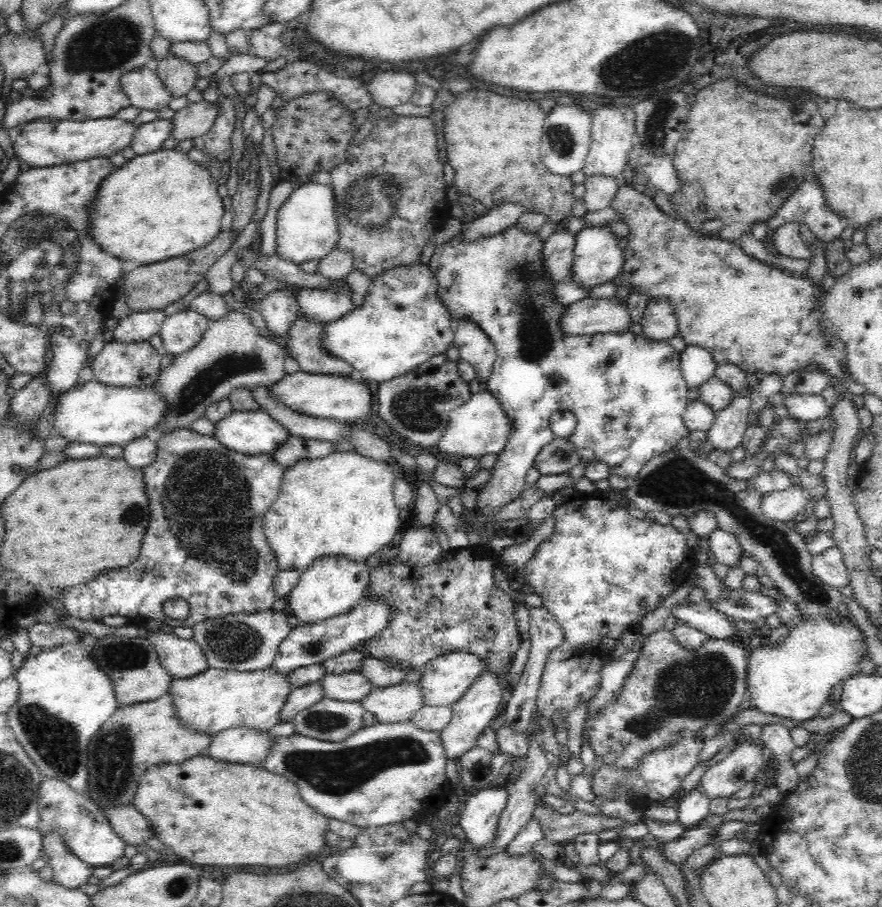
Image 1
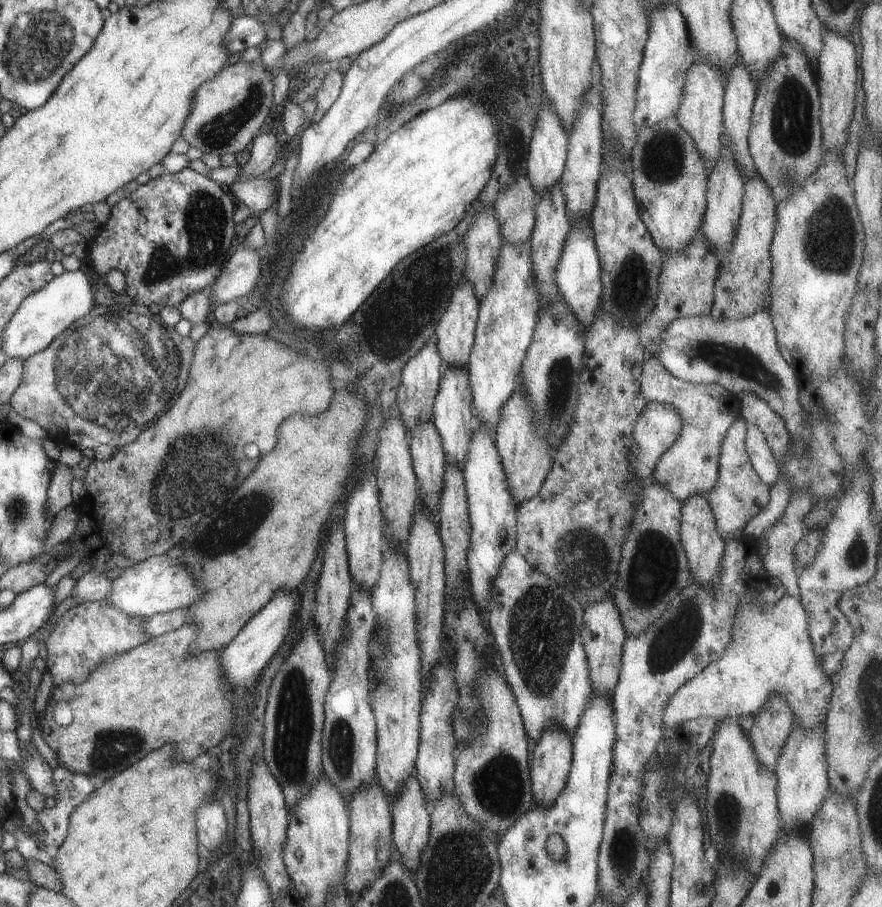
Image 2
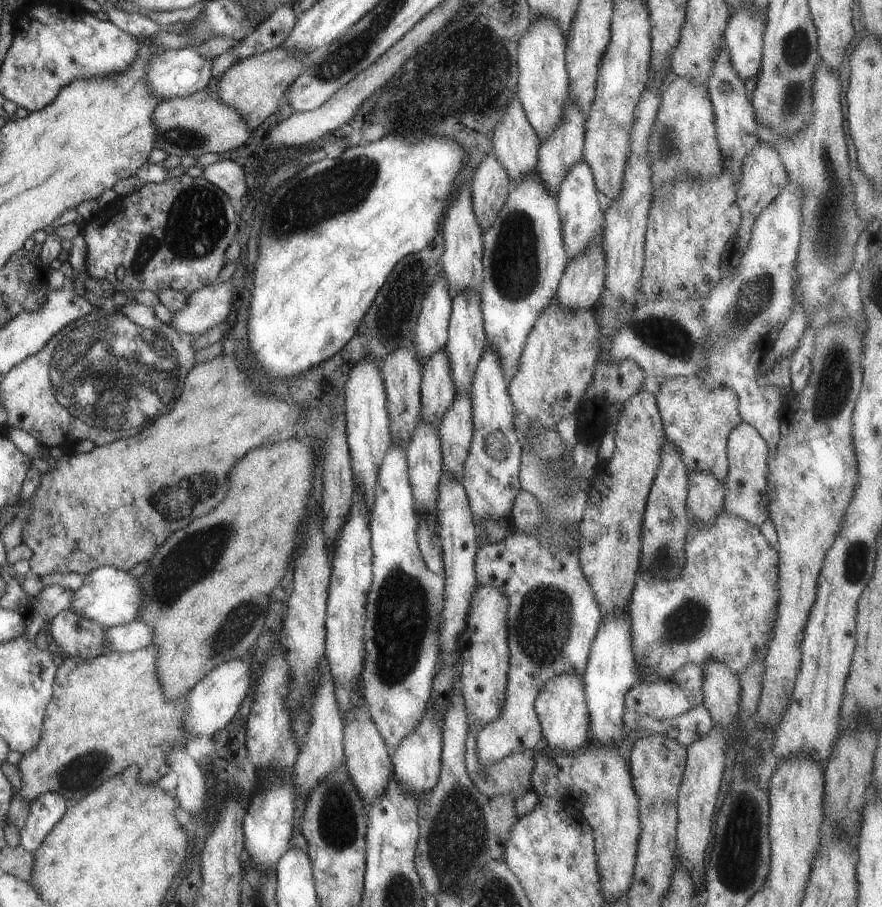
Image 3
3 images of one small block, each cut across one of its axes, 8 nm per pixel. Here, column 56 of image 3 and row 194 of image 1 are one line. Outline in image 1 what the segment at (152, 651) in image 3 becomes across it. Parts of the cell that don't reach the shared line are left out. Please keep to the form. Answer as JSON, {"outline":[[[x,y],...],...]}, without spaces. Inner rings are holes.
{"outline":[[[728,80],[728,82],[716,82],[716,84],[710,84],[704,87],[704,90],[700,90],[696,94],[696,100],[689,106],[689,115],[686,121],[686,128],[682,133],[682,138],[676,145],[675,154],[673,156],[673,168],[676,177],[678,177],[678,190],[672,192],[668,199],[673,210],[678,216],[694,231],[694,233],[702,234],[700,228],[704,222],[710,222],[710,220],[722,220],[724,222],[724,228],[717,234],[711,236],[720,240],[739,242],[742,236],[751,232],[751,228],[756,223],[767,222],[772,218],[777,210],[797,191],[797,188],[805,181],[807,173],[811,167],[810,154],[813,150],[813,140],[816,135],[824,128],[825,121],[820,118],[820,112],[818,112],[818,106],[814,102],[810,102],[806,98],[806,94],[792,94],[792,98],[784,96],[784,98],[770,98],[762,92],[756,92],[756,90],[750,90],[750,88],[744,88],[740,82],[736,80]]]}

